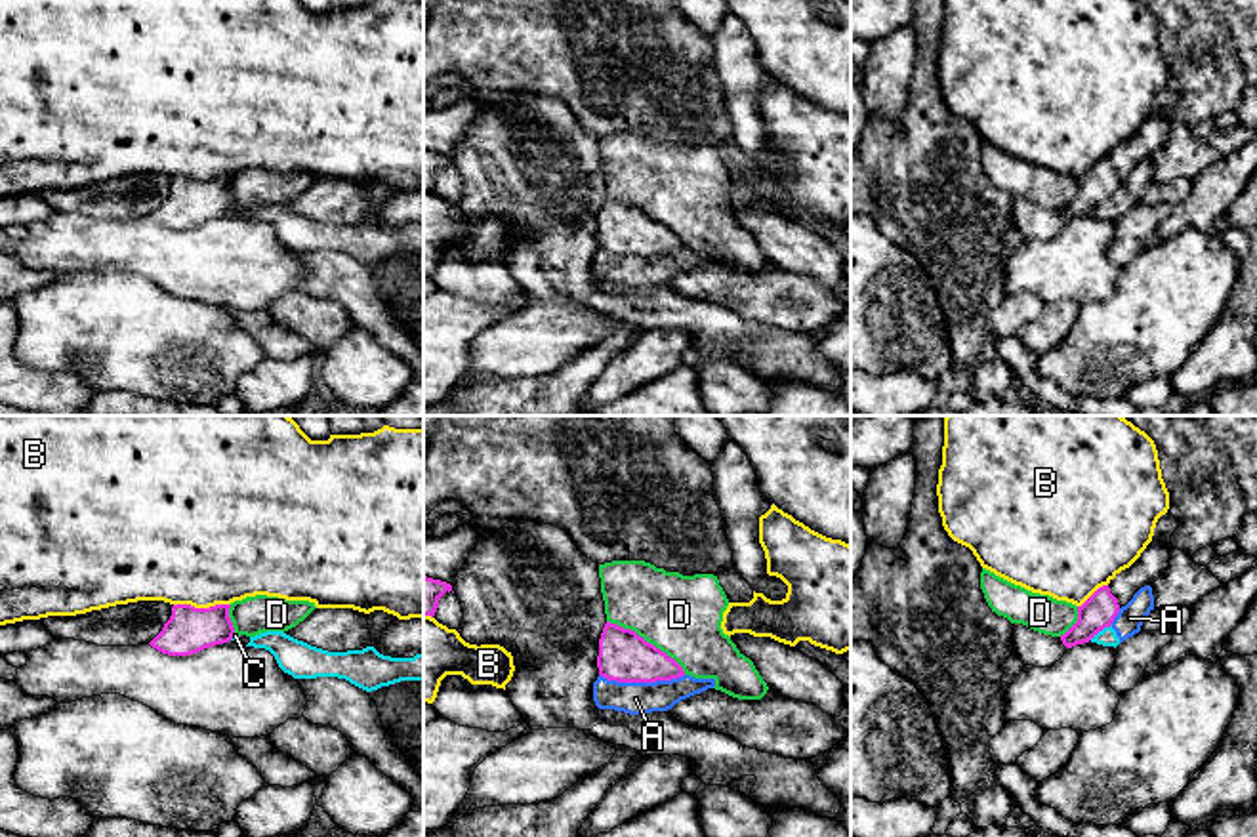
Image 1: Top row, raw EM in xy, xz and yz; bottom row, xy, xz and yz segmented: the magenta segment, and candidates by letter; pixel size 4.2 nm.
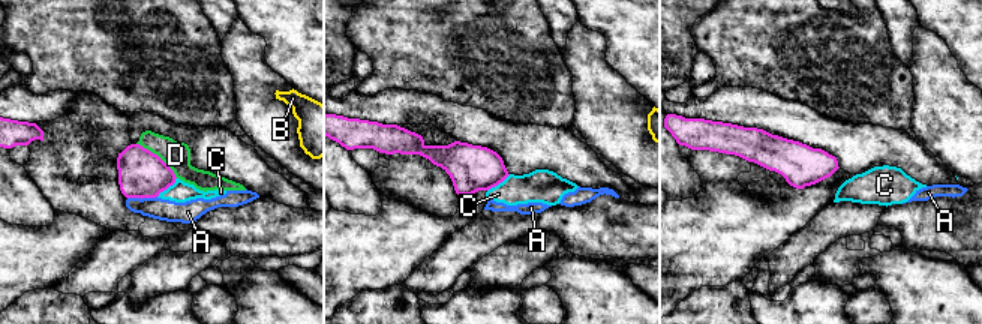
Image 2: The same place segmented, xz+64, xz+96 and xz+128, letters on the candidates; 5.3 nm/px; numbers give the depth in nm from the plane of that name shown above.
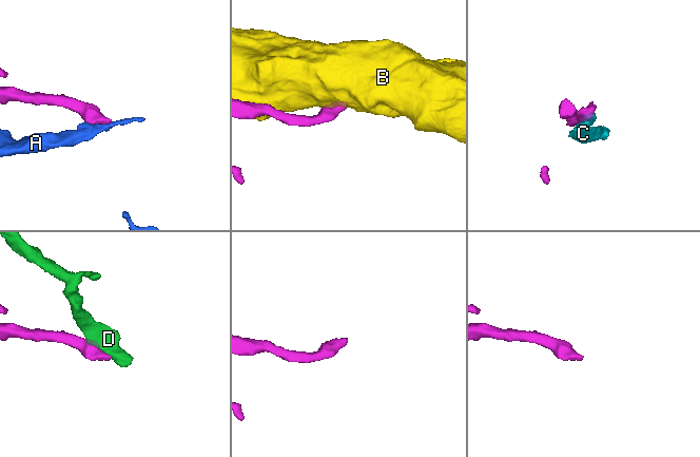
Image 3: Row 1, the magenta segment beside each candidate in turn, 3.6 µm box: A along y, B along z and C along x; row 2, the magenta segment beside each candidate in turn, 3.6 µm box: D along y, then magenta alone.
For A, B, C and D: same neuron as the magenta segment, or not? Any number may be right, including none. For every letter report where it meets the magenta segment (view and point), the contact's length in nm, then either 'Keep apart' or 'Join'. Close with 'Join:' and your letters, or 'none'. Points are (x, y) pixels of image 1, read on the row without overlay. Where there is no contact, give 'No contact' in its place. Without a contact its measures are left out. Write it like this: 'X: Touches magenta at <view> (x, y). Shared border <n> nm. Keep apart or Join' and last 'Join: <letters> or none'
A: Touches magenta at xz (641, 254). Shared border 360 nm. Keep apart
B: Touches magenta at xy (203, 182). Shared border 240 nm. Keep apart
C: Touches magenta at yz (1099, 203). Shared border 120 nm. Keep apart
D: Touches magenta at xz (645, 214). Shared border 400 nm. Keep apart
Join: none

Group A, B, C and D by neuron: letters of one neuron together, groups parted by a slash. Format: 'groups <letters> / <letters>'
groups A C / B / D

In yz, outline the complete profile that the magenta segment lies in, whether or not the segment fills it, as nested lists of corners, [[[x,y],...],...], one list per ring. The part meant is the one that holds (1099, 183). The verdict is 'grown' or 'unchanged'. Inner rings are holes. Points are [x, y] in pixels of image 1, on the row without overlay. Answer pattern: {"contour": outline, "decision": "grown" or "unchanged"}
{"contour": [[[1150,114],[1141,130],[1125,143],[1116,147],[1108,158],[1099,160],[1082,179],[1078,179],[1078,194],[1061,208],[1066,221],[1089,215],[1099,204],[1110,200],[1120,181],[1133,168],[1152,158],[1169,143],[1169,122],[1160,114]]], "decision": "grown"}

